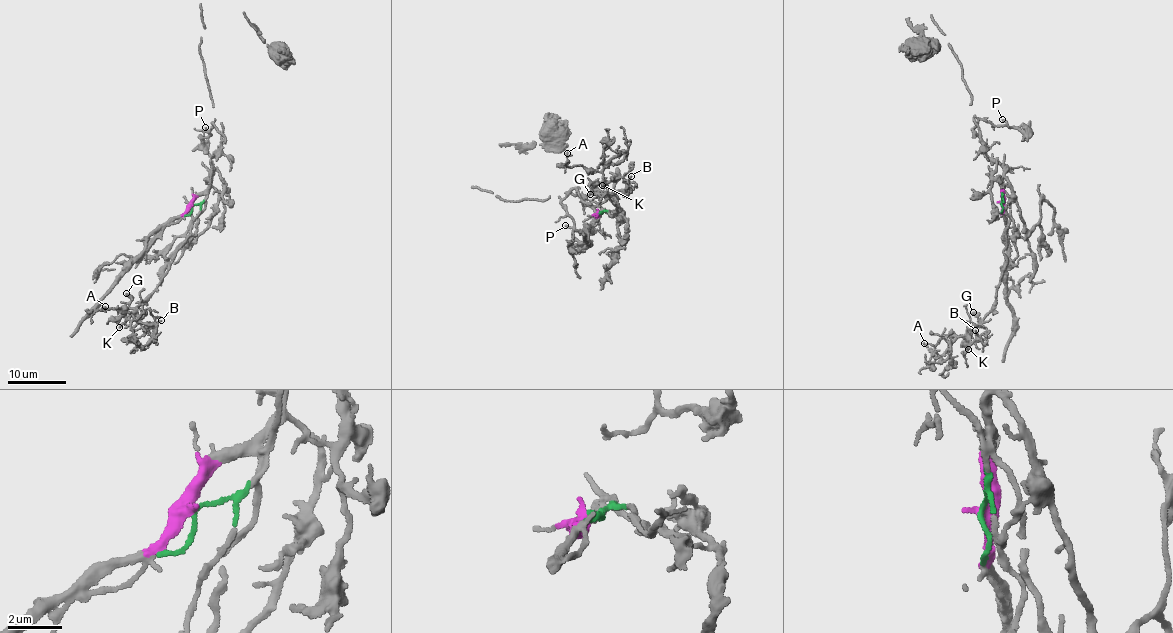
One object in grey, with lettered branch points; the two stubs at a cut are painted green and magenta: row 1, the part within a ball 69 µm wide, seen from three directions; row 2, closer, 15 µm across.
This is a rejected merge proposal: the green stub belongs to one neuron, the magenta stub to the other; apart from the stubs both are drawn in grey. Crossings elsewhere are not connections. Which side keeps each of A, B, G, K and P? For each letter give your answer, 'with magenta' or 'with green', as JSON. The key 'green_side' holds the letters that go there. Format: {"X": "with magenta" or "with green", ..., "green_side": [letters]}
{"A": "with green", "B": "with green", "G": "with green", "K": "with green", "P": "with magenta", "green_side": ["A", "B", "G", "K"]}

